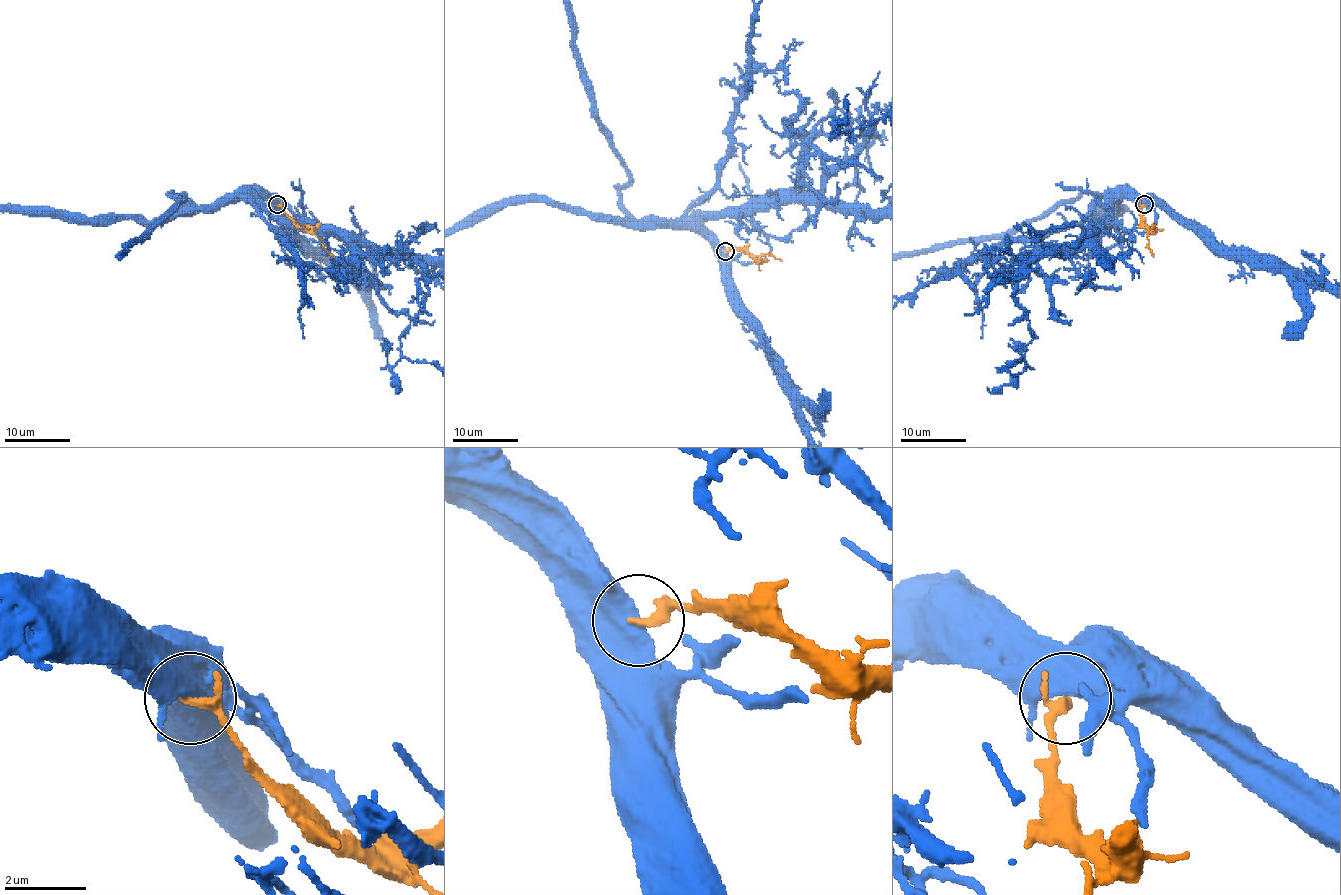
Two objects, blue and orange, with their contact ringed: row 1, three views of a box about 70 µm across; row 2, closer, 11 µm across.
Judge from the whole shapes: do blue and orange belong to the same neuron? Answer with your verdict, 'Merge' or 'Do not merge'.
Do not merge

